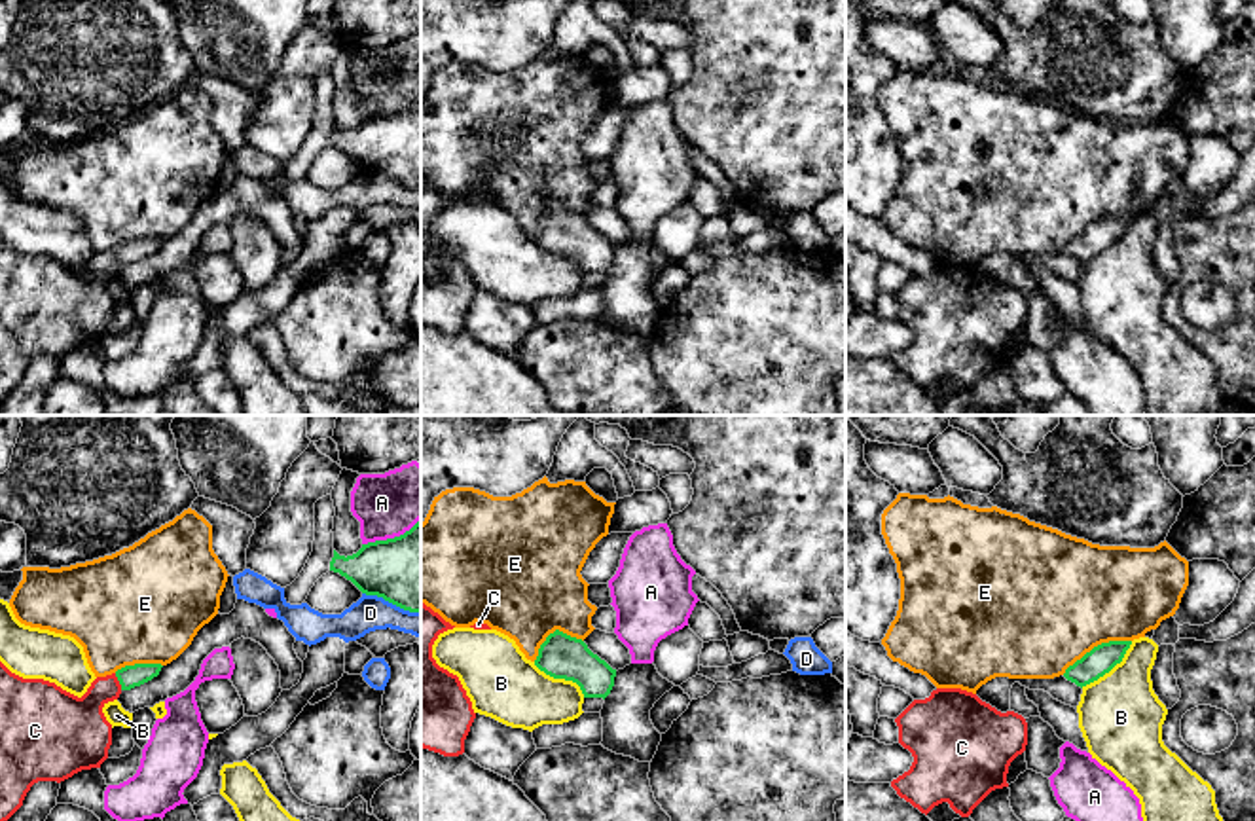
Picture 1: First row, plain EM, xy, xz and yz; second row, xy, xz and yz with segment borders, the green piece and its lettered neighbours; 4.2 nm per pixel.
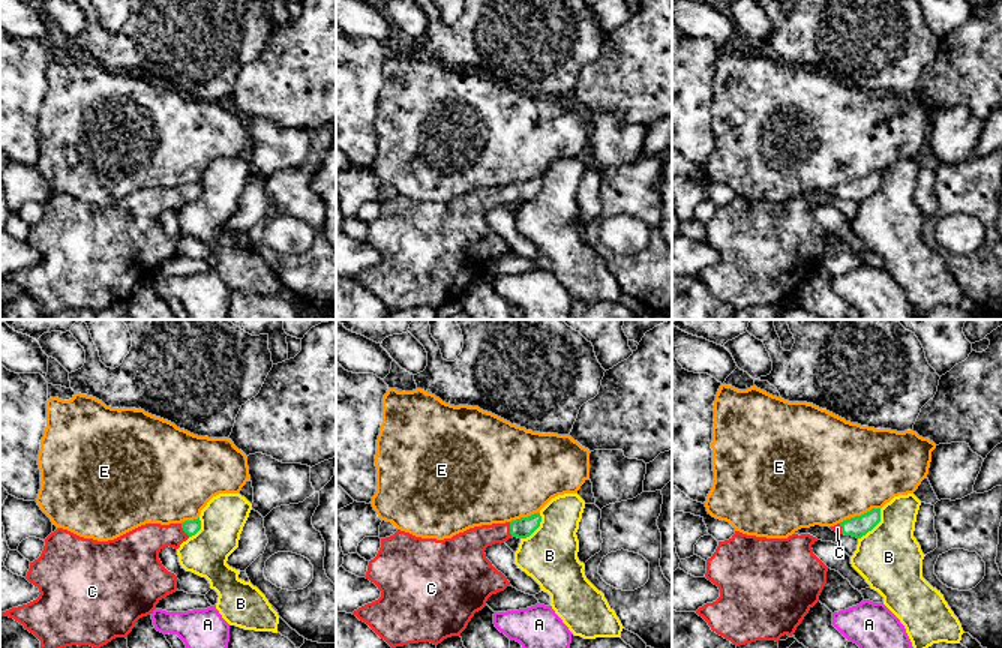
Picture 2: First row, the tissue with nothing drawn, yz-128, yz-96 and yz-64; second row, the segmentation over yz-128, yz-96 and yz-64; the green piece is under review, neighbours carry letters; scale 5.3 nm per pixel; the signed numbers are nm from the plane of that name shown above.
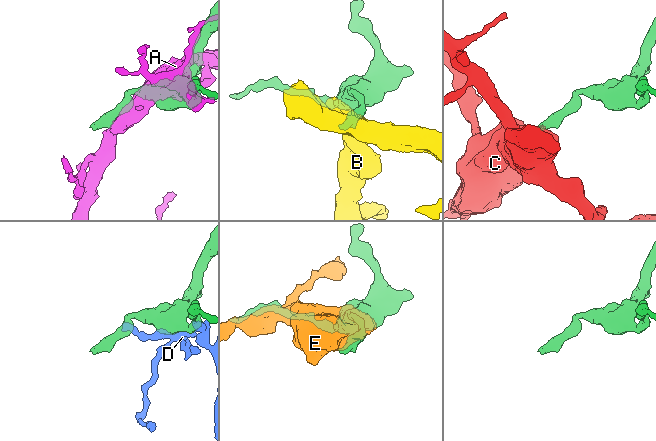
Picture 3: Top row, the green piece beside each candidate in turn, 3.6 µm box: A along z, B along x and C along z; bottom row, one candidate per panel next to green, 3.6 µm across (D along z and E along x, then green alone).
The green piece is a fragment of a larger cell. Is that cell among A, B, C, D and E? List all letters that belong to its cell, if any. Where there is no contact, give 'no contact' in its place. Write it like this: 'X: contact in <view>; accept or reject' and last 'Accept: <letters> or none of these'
A: contact in xy; reject
B: contact in yz; reject
C: contact in xy; accept
D: contact in xy; reject
E: contact in yz; reject
Accept: C

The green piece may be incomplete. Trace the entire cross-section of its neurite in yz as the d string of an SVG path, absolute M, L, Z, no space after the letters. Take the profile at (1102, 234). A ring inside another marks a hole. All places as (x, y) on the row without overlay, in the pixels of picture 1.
M1132 216L1101 218L1069 241L1064 252L1082 264L1120 239L1130 220Z

